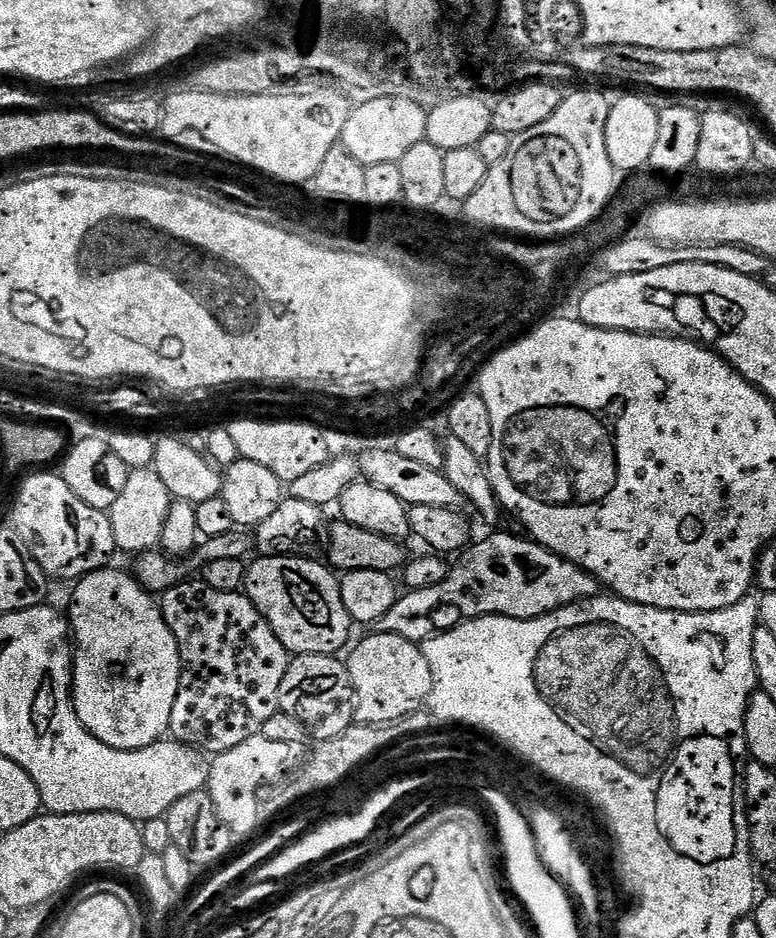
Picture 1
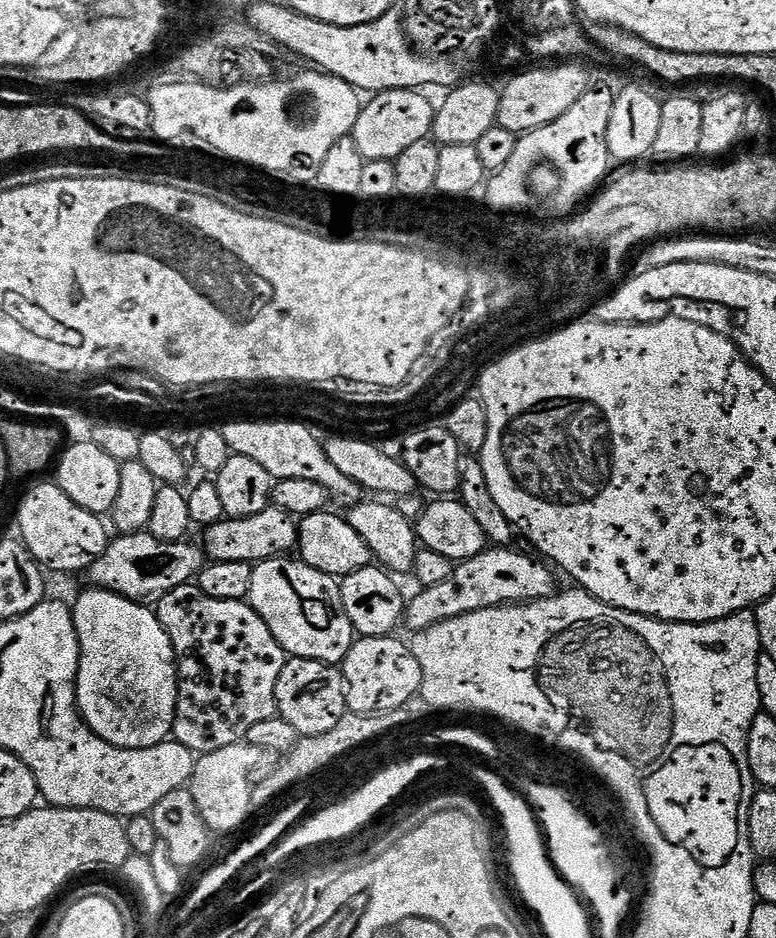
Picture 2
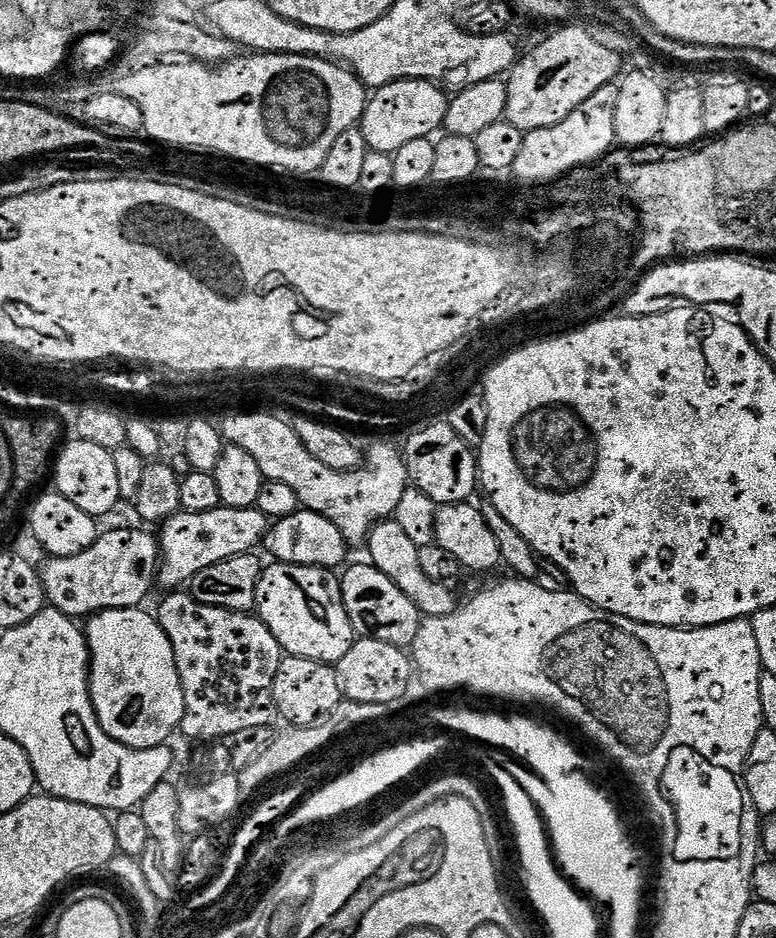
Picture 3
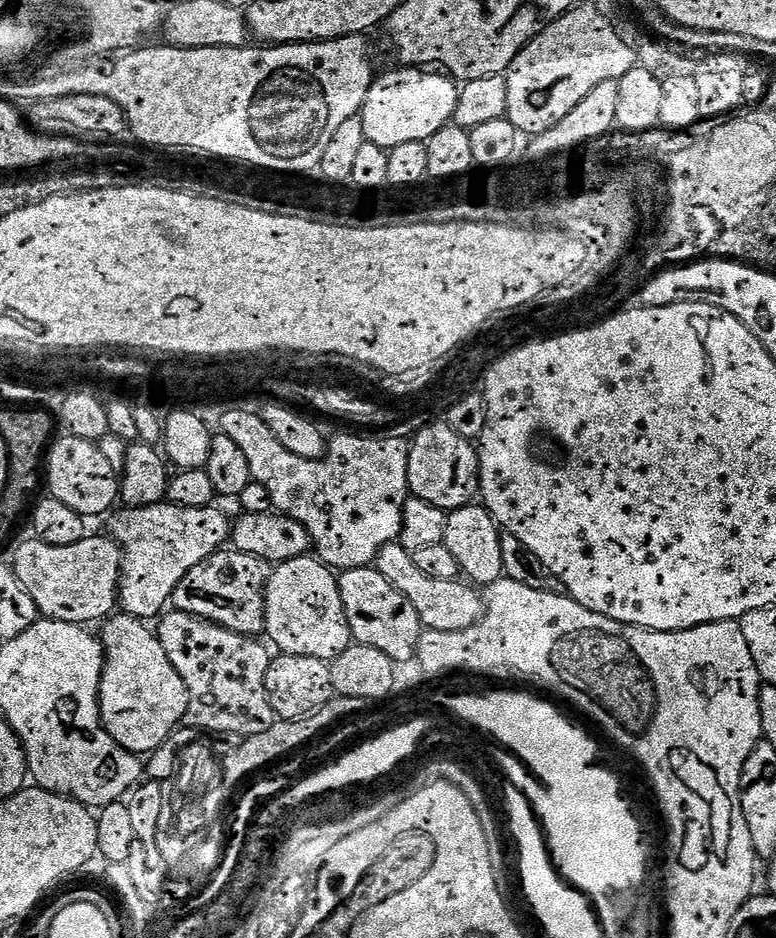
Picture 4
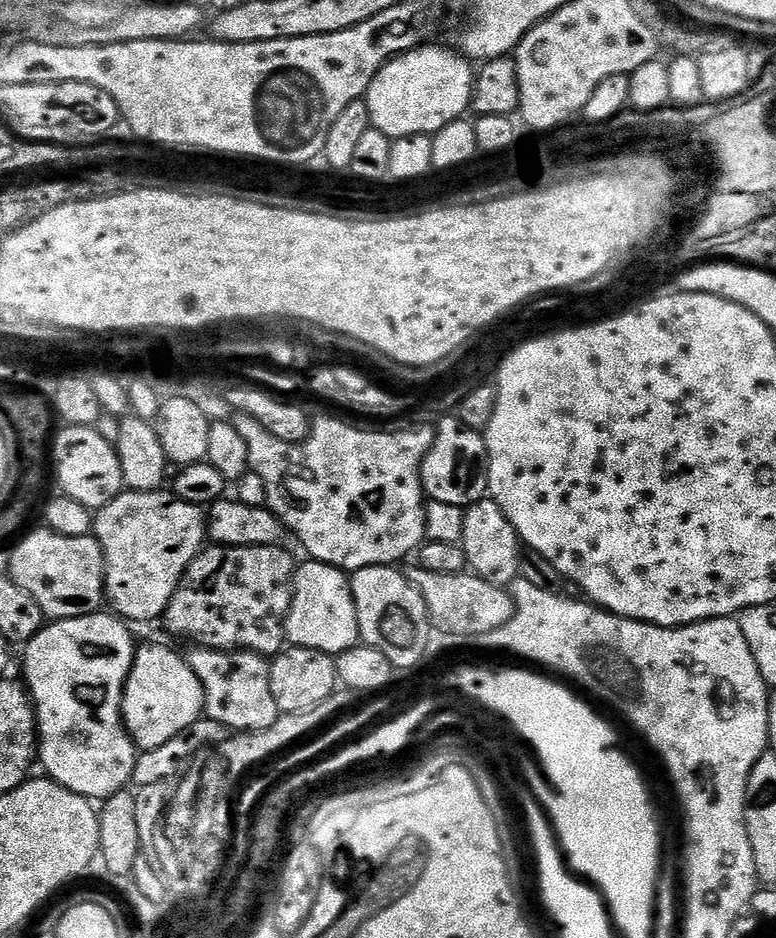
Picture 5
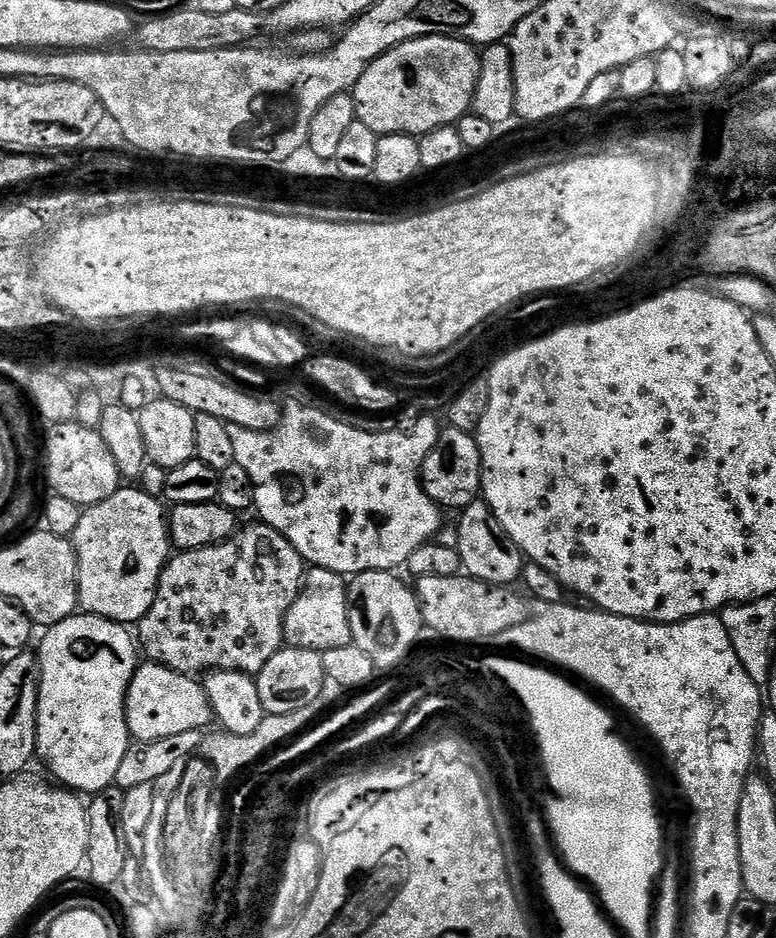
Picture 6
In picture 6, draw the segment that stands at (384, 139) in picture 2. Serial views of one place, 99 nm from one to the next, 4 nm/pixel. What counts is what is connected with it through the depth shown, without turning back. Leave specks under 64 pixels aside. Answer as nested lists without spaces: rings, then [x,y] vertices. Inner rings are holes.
[[[423,36],[394,46],[382,54],[358,78],[350,95],[356,103],[356,119],[361,120],[379,137],[390,134],[421,137],[435,128],[447,128],[470,112],[480,77],[481,53],[473,45],[453,36]]]

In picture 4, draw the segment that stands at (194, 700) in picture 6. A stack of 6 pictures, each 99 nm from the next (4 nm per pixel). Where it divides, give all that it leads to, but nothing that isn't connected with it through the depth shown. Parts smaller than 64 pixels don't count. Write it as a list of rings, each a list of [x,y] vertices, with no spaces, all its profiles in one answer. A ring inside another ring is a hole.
[[[116,614],[111,617],[103,625],[102,643],[106,651],[106,665],[104,667],[104,678],[101,681],[100,687],[100,713],[104,718],[104,727],[107,728],[108,733],[126,749],[127,752],[135,752],[137,754],[151,754],[157,748],[163,746],[167,742],[170,735],[181,727],[184,715],[188,709],[188,691],[182,682],[182,678],[178,674],[178,670],[174,670],[174,666],[170,662],[170,658],[166,654],[166,650],[162,650],[162,642],[159,635],[155,631],[148,629],[149,625],[145,621],[140,620],[136,616],[127,614]]]

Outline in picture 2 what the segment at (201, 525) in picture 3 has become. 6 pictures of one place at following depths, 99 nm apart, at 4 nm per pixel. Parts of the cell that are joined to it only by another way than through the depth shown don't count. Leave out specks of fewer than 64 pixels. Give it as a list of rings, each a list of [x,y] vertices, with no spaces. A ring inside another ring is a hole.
[[[270,506],[262,510],[262,514],[250,514],[248,518],[222,519],[215,521],[203,529],[202,547],[207,559],[212,562],[246,562],[253,566],[261,560],[284,558],[298,544],[297,517],[284,509]]]

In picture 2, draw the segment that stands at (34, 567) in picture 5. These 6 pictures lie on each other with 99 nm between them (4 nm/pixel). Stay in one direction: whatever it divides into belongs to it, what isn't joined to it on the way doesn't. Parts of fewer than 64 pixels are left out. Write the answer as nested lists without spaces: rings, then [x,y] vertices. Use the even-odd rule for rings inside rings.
[[[148,530],[117,535],[109,543],[108,549],[86,569],[89,585],[106,588],[109,592],[137,602],[163,598],[178,586],[195,581],[206,566],[203,547],[199,543],[188,543],[162,541]]]

